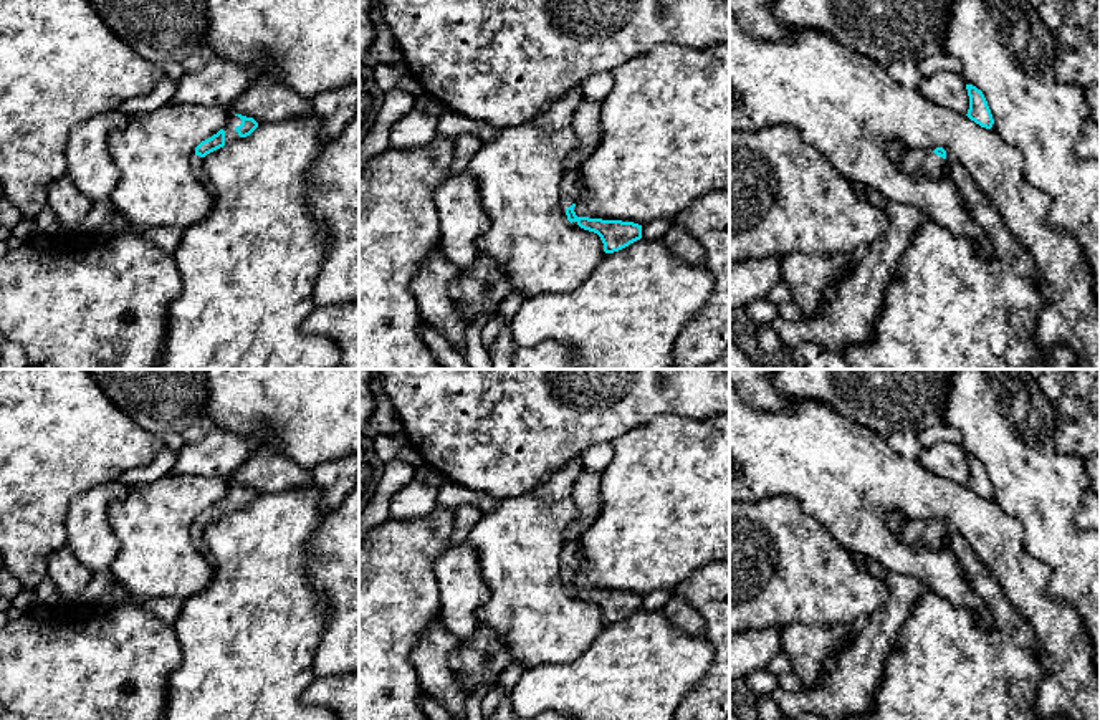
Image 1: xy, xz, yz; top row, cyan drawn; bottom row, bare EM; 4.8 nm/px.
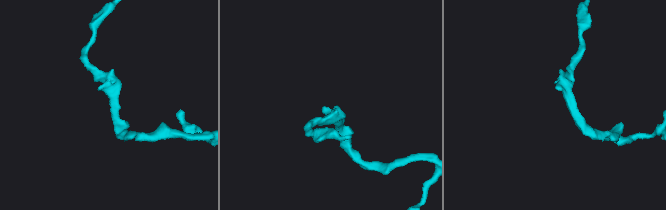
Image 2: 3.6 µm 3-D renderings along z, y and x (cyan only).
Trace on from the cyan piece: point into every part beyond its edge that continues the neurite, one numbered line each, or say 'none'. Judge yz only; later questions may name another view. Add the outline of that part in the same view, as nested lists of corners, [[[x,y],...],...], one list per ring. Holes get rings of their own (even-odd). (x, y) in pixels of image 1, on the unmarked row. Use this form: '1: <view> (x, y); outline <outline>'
1: yz (918, 533); outline [[[903,521],[898,528],[900,540],[906,545],[936,548],[945,530],[933,521]]]

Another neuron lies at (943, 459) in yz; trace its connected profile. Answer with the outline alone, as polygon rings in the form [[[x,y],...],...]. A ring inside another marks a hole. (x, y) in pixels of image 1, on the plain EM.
[[[938,442],[931,447],[925,447],[918,462],[930,473],[948,478],[963,487],[968,485],[969,467],[966,454],[956,444]]]

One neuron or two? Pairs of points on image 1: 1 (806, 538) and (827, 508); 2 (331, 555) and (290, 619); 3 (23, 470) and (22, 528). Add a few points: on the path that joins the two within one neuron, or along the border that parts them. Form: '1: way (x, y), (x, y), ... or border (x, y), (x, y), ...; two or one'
1: border (786, 497), (793, 497), (846, 547); two
2: border (306, 547), (308, 576), (328, 608), (326, 621); two
3: way (23, 485), (23, 492), (33, 504), (23, 513); one

